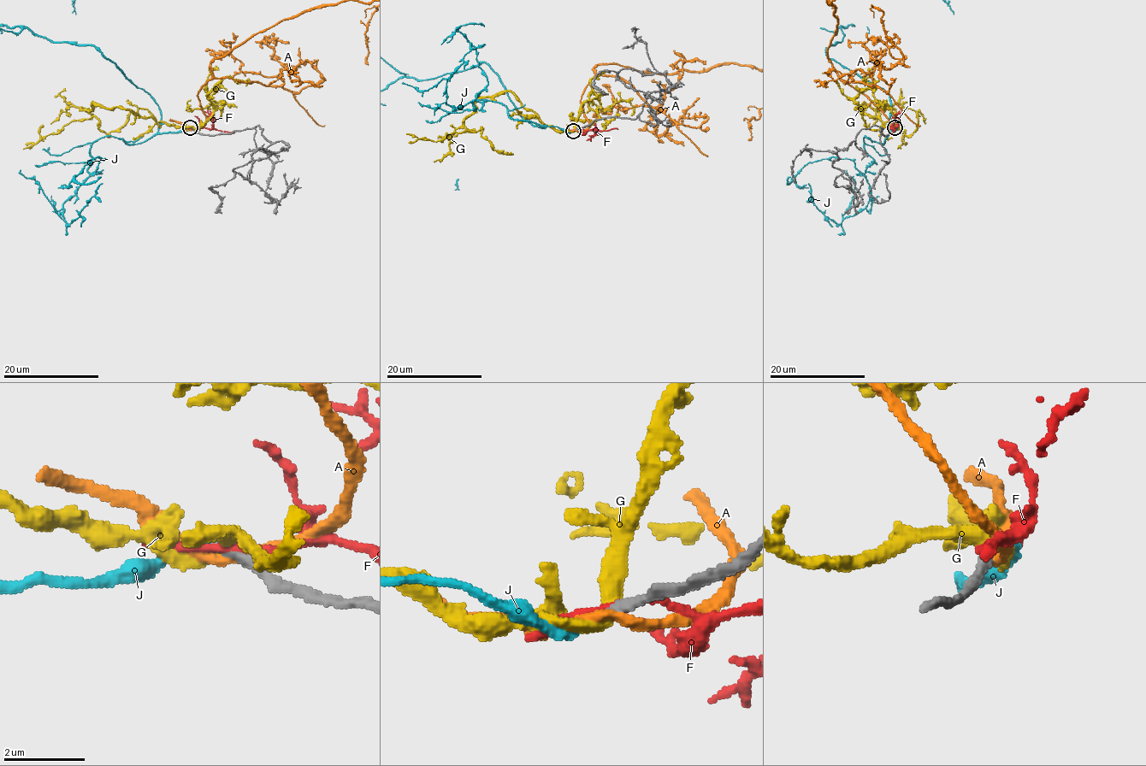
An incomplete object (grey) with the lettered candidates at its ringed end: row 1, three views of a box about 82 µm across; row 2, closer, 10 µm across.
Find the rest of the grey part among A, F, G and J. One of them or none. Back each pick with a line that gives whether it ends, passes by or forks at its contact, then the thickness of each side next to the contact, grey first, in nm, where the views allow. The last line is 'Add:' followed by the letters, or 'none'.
J: it ends there; 240 nm thick on the grey side, 200 nm on the other
Add: J

